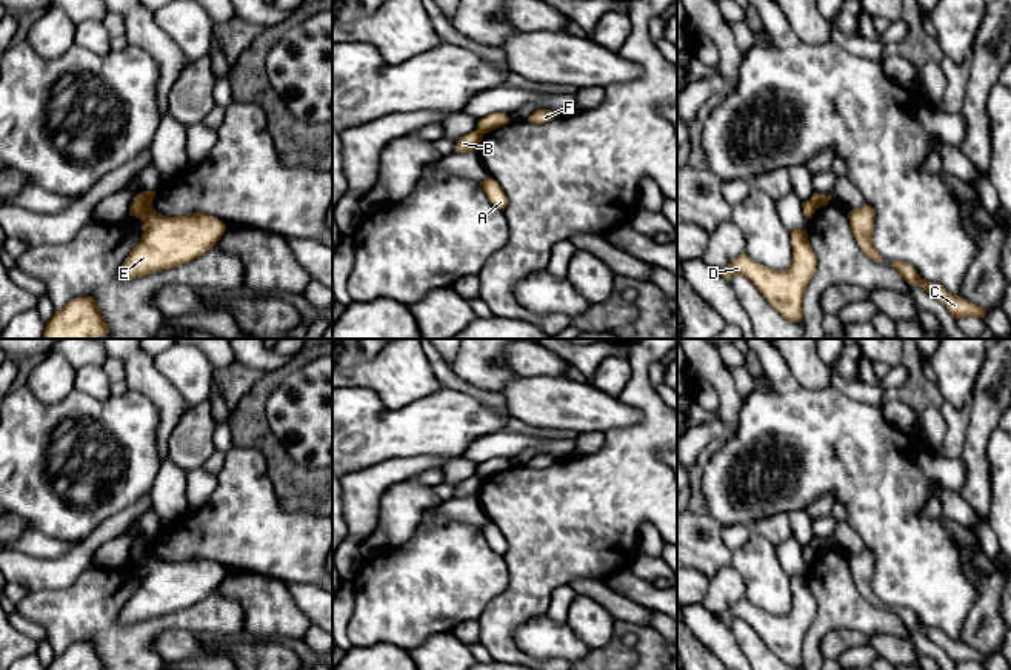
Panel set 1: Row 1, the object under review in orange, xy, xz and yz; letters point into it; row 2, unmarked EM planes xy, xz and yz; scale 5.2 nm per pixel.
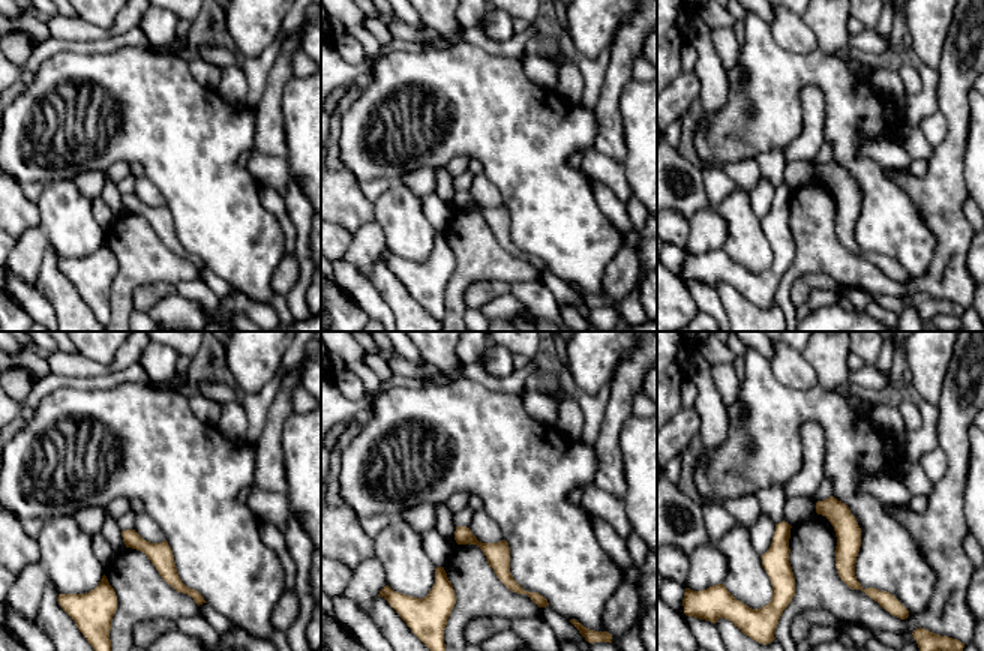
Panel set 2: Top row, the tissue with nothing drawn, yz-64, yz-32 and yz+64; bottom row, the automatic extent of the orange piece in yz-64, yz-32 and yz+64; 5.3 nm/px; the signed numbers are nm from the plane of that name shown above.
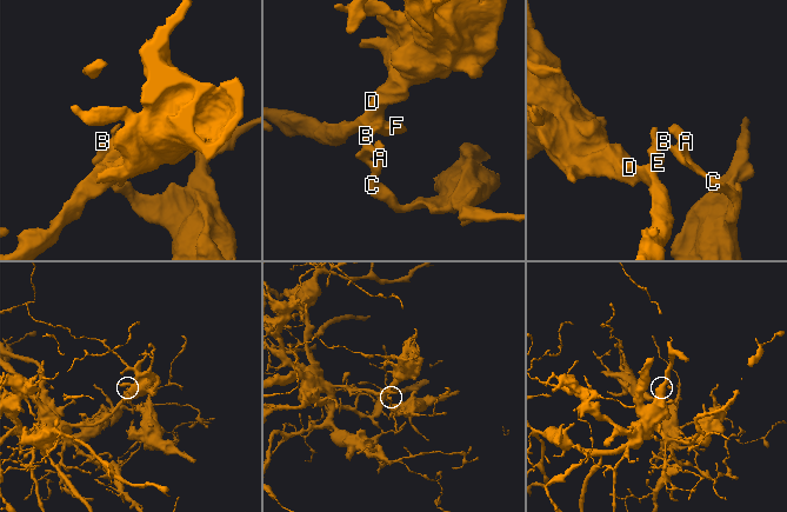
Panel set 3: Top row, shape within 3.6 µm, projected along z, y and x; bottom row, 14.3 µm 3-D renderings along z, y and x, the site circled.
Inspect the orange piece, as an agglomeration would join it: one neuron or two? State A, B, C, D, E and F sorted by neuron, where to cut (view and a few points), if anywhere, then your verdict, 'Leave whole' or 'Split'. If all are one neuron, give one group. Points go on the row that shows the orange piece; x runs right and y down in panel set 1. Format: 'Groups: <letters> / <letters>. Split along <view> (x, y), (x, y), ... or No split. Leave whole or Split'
Groups: A B C / D E F. Split along yz (811, 199), (817, 207). Split

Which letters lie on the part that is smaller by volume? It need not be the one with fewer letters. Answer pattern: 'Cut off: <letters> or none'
Cut off: A, B, C

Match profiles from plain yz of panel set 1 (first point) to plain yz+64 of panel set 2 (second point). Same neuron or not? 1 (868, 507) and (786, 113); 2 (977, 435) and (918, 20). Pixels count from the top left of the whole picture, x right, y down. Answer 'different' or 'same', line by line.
1: same
2: different

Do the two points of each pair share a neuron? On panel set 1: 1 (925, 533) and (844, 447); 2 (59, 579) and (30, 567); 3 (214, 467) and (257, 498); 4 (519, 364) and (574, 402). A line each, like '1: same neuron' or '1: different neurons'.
1: same neuron
2: same neuron
3: different neurons
4: different neurons

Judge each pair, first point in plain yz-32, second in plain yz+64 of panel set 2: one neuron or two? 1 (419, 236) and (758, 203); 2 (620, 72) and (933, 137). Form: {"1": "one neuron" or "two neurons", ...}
{"1": "two neurons", "2": "two neurons"}

